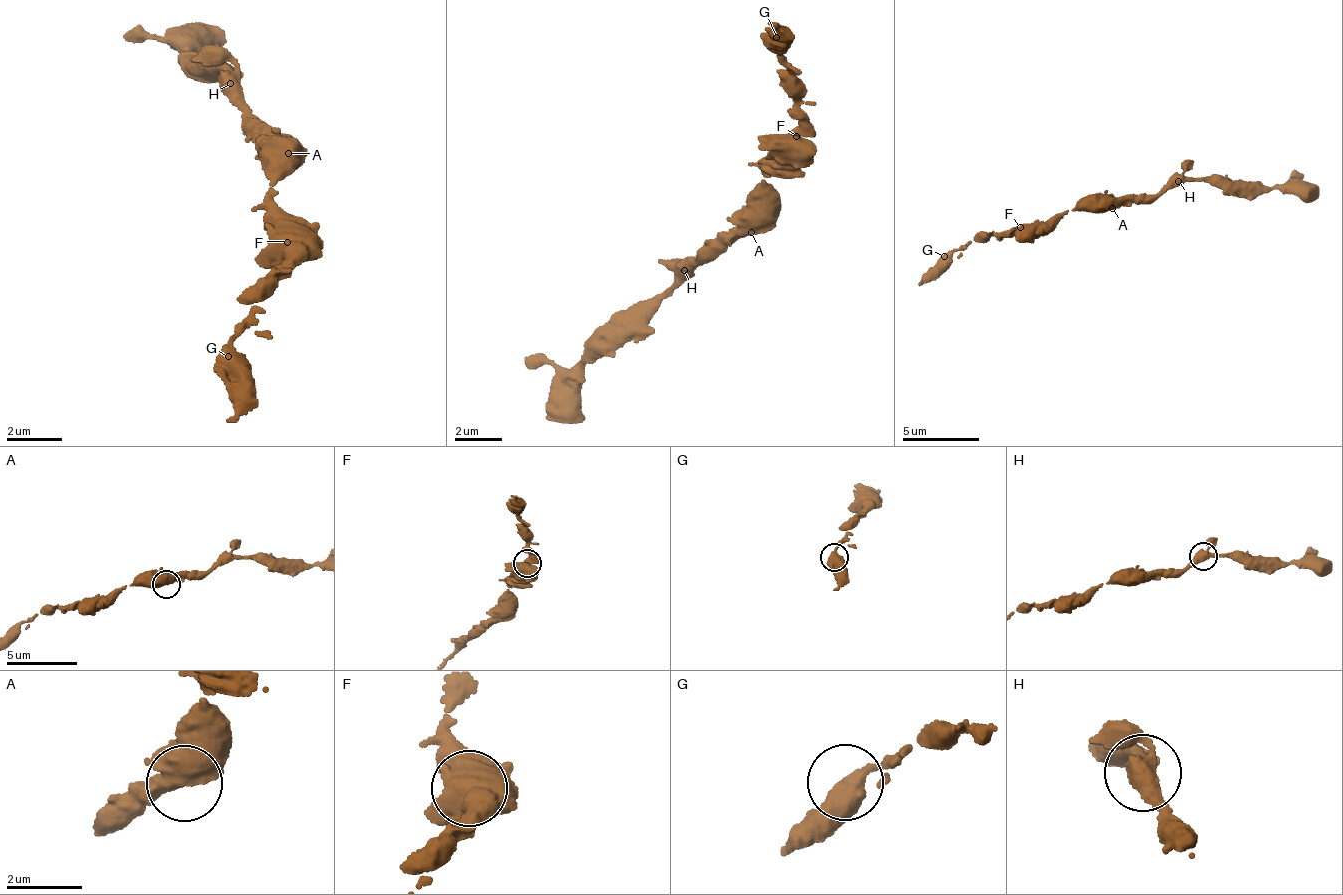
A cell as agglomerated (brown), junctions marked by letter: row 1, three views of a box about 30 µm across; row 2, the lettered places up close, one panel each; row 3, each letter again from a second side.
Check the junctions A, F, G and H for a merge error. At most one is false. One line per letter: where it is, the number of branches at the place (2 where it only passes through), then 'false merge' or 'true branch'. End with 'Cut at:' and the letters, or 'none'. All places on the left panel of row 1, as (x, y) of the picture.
A: at (288, 153); 2 branches meet; true branch
F: at (287, 242); 3 branches meet; true branch
G: at (228, 356); 2 branches meet; true branch
H: at (230, 83); 3 branches meet; true branch
Cut at: none

